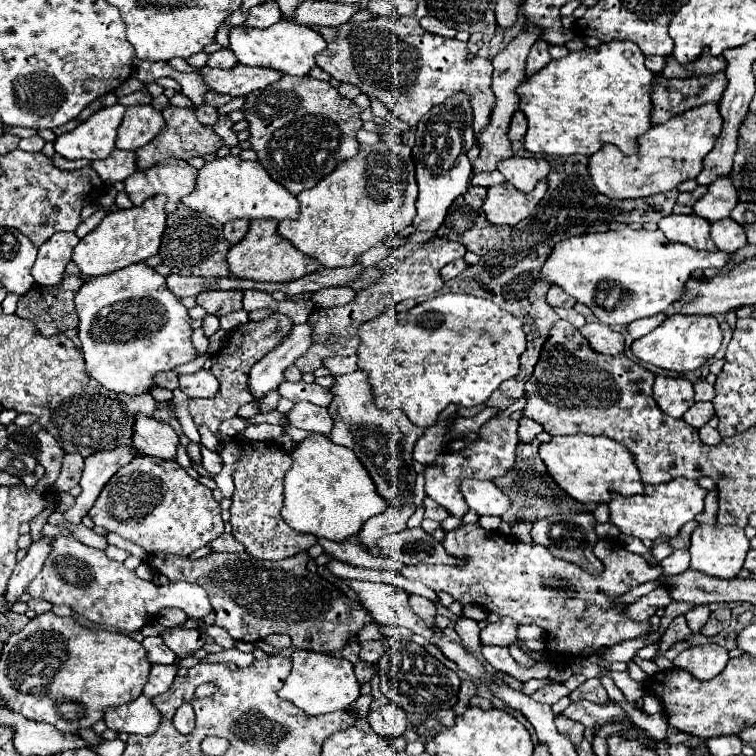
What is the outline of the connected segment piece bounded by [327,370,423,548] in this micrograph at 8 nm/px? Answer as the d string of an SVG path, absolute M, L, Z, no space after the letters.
M355 370L351 374L335 376L335 384L329 388L333 394L333 402L327 406L331 418L333 418L333 430L331 440L335 444L347 446L355 452L355 456L363 462L363 466L369 470L377 492L387 500L385 512L381 512L375 518L369 518L361 532L359 542L365 548L375 548L375 540L383 538L383 534L393 534L405 530L405 524L409 516L415 512L411 504L413 486L415 486L415 470L413 470L413 446L417 438L423 434L423 430L417 430L409 418L405 418L403 410L379 410L373 402L371 384L367 382L367 374L363 370Z

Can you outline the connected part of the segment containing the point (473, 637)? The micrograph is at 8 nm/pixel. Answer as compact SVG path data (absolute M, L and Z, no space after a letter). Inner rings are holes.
M459 616L459 618L455 620L453 628L455 628L455 632L459 634L461 644L463 644L467 650L475 652L475 650L481 646L481 642L479 642L479 626L477 626L477 622L475 622L473 618Z

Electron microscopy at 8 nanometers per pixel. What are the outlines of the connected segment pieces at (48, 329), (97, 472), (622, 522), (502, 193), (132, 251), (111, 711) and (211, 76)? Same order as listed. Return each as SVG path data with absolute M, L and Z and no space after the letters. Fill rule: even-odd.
M65 272L61 284L57 286L33 286L19 298L15 314L31 320L43 336L63 334L71 328L77 328L79 318L73 298L81 284L83 280L77 274Z
M117 446L113 450L103 450L85 458L85 470L81 476L81 496L75 498L75 506L65 512L65 518L71 524L79 524L81 516L91 510L99 492L107 484L107 480L125 464L129 464L141 452L135 446Z
M675 478L671 482L665 484L657 484L657 486L645 486L643 494L637 496L613 496L609 500L609 510L611 510L611 522L627 536L639 538L639 540L657 540L659 536L677 536L679 528L689 522L695 520L697 514L703 512L703 498L707 496L707 490L703 490L697 480L689 480L689 478Z
M541 180L529 194L521 194L509 184L493 186L489 188L481 210L493 226L515 226L533 212L545 192L547 180Z
M151 196L141 206L133 206L129 210L117 210L113 208L107 212L107 216L101 220L101 224L89 232L73 252L73 262L79 266L79 270L87 276L103 276L111 274L115 270L121 270L129 264L143 262L149 256L155 256L159 252L161 236L165 230L165 196Z
M143 694L129 704L107 708L105 710L105 724L115 732L127 734L143 734L149 736L157 730L161 722L161 714L157 714L155 706Z
M237 64L235 68L229 70L203 66L199 72L203 74L203 80L209 86L209 90L229 94L229 96L245 96L251 94L253 90L265 88L267 84L273 84L279 78L283 78L279 70L245 66L245 64Z

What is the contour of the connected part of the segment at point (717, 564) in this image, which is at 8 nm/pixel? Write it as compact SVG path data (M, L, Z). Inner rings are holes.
M697 524L691 536L691 568L701 570L703 574L717 578L735 578L743 568L743 560L749 550L749 538L739 526L721 526L721 524Z

